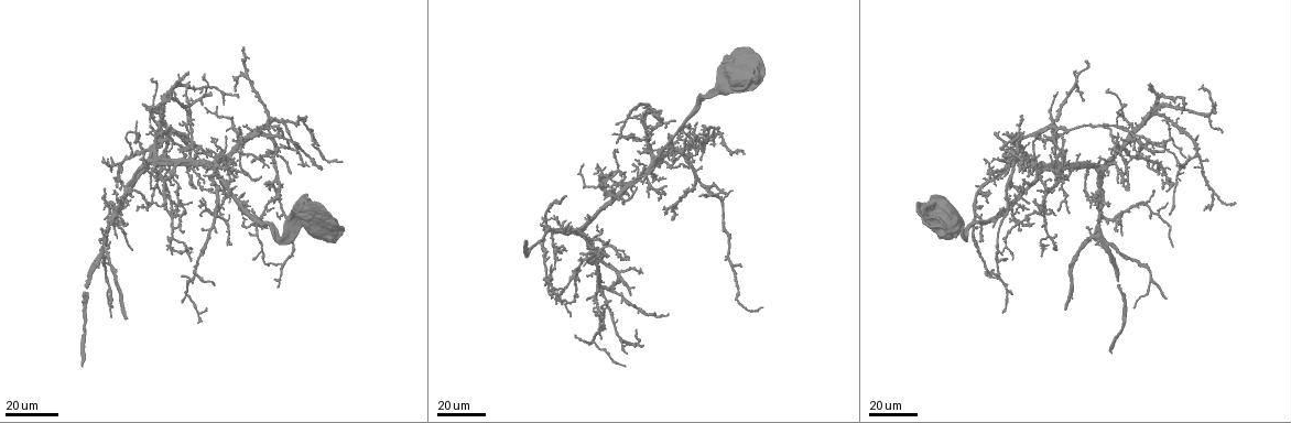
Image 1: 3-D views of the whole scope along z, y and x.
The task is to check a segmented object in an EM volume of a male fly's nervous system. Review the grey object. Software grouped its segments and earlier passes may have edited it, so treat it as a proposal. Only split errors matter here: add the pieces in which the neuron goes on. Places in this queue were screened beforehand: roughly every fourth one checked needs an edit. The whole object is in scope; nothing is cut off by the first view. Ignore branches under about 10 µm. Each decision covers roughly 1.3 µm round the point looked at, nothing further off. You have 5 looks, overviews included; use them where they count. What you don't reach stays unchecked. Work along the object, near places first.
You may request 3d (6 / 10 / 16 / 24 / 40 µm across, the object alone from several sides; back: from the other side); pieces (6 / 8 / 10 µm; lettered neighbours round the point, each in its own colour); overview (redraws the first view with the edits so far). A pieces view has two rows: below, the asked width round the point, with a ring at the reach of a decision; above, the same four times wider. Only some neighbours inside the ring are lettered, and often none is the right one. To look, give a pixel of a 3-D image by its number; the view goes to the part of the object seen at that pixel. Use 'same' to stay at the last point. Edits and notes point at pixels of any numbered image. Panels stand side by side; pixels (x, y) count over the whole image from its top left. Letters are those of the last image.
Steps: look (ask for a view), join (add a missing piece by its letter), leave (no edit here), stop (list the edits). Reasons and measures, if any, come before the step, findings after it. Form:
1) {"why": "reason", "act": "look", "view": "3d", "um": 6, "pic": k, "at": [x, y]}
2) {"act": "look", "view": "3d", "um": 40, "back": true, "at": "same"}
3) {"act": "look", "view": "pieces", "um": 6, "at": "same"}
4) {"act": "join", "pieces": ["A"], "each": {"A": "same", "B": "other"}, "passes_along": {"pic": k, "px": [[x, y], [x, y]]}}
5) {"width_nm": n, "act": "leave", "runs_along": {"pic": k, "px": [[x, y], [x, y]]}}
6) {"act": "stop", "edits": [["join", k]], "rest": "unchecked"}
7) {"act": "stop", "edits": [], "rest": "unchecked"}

{"why": "branch stops here", "act": "look", "view": "3d", "um": 24, "pic": 1, "at": [245, 201]}

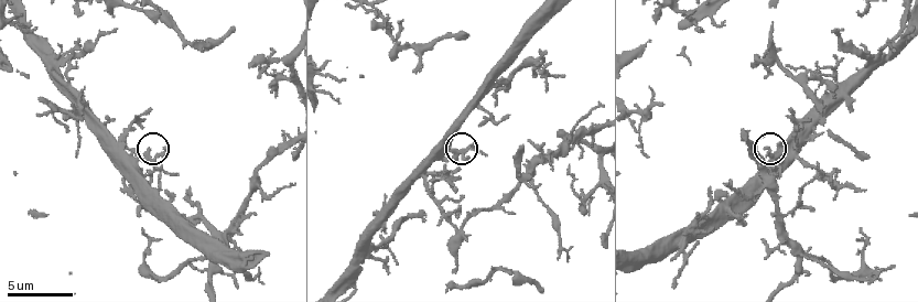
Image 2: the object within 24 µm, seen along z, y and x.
{"act": "look", "view": "pieces", "um": 8, "pic": 2, "at": [766, 146]}

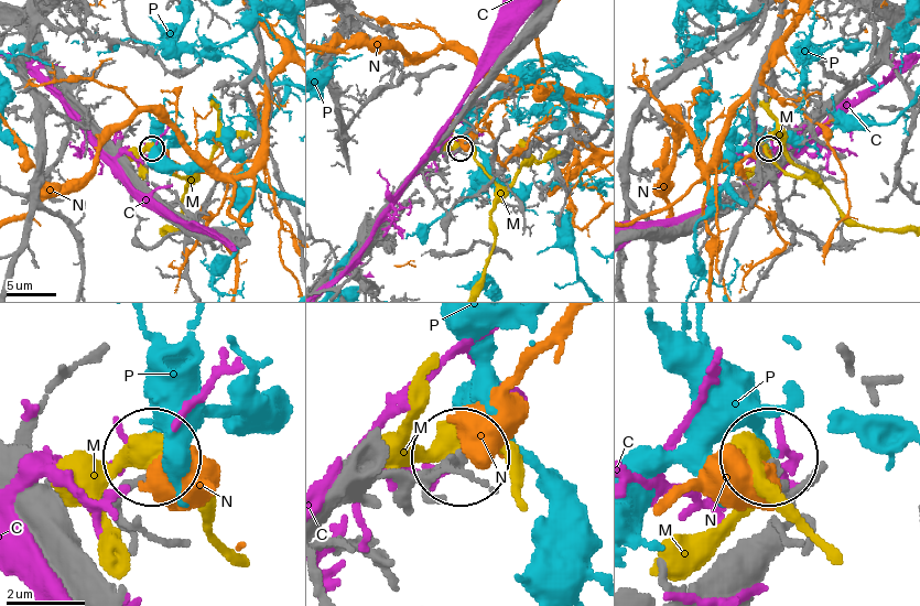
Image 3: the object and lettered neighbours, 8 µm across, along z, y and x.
{"width_nm": 210, "act": "leave", "each": {"C": "other", "M": "other", "N": "other", "P": "other"}, "found": "none of them fits"}

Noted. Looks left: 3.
{"why": "an open end", "act": "look", "view": "3d", "um": 40, "pic": 1, "at": [1055, 177]}

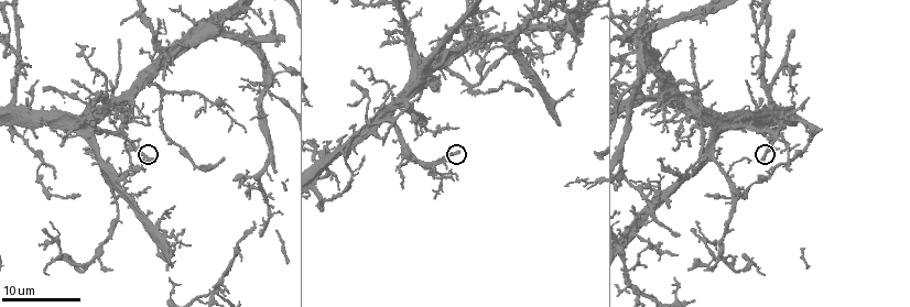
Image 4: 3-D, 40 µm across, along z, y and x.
{"act": "look", "view": "pieces", "um": 8, "pic": 4, "at": [760, 159]}

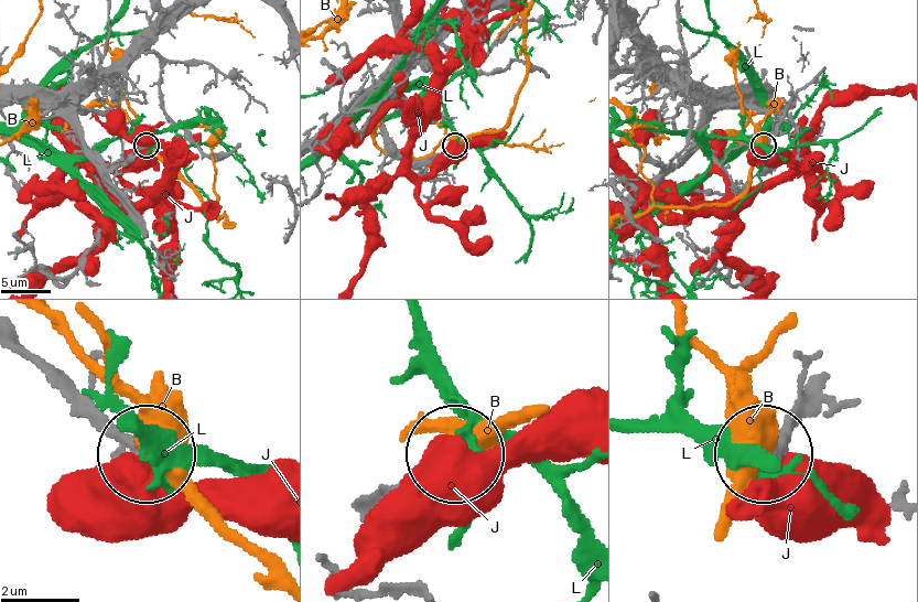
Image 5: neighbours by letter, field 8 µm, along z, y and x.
{"act": "leave", "each": {"B": "other", "J": "other", "L": "other"}, "found": "none of them fits"}

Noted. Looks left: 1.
{"act": "stop", "edits": [], "rest": "unchecked"}

